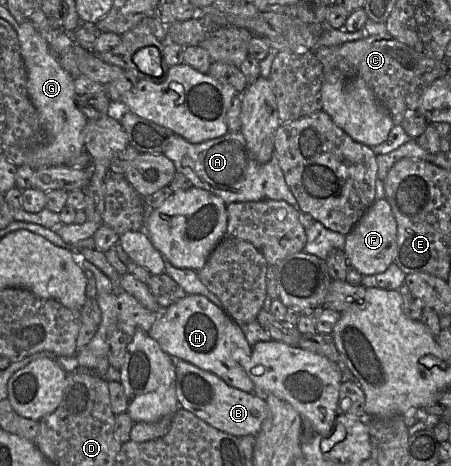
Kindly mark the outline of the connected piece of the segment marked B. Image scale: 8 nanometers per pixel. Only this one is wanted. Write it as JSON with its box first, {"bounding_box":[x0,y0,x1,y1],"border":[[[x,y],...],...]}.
{"bounding_box":[173,359,269,437],"border":[[[173,359],[173,361],[176,395],[181,409],[193,413],[217,430],[236,437],[258,434],[269,414],[268,405],[263,398],[229,386],[217,375],[184,360]]]}

